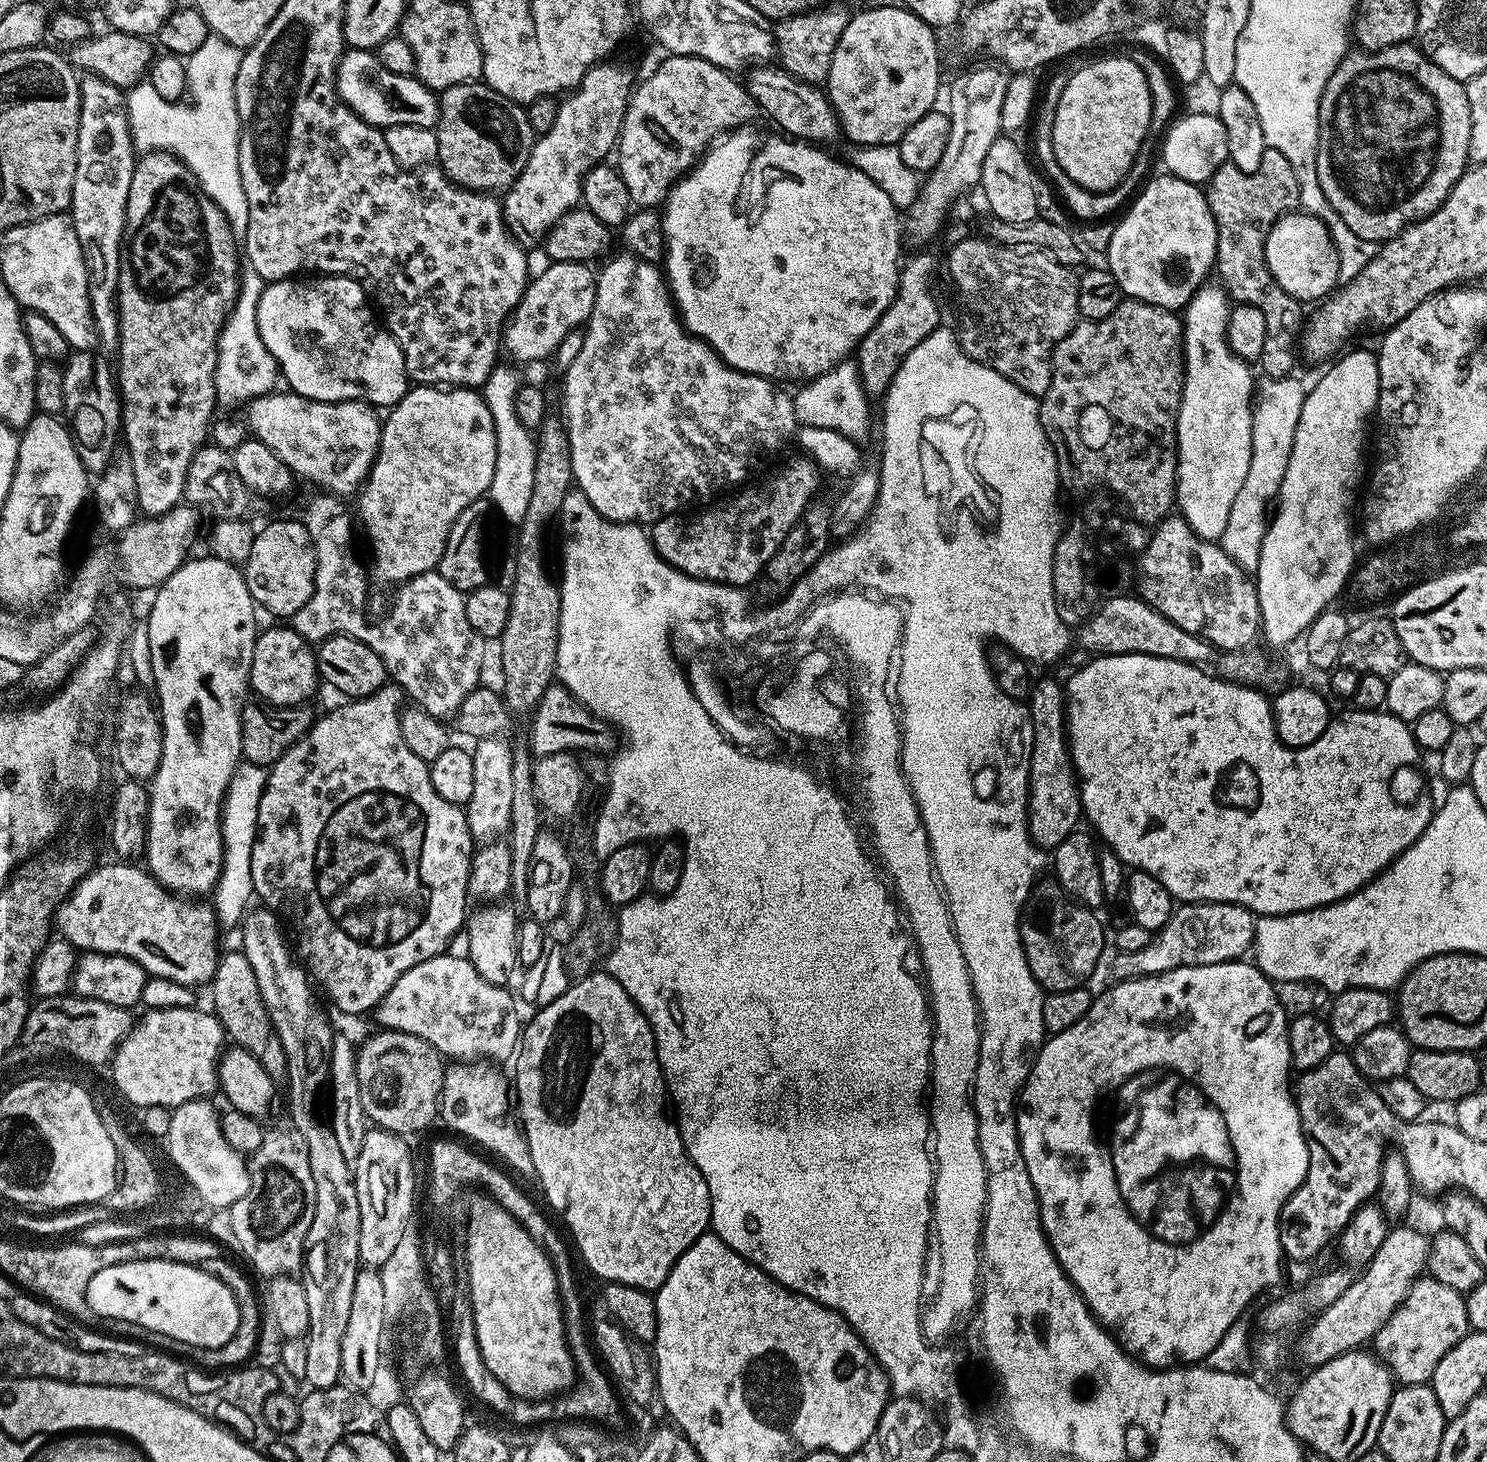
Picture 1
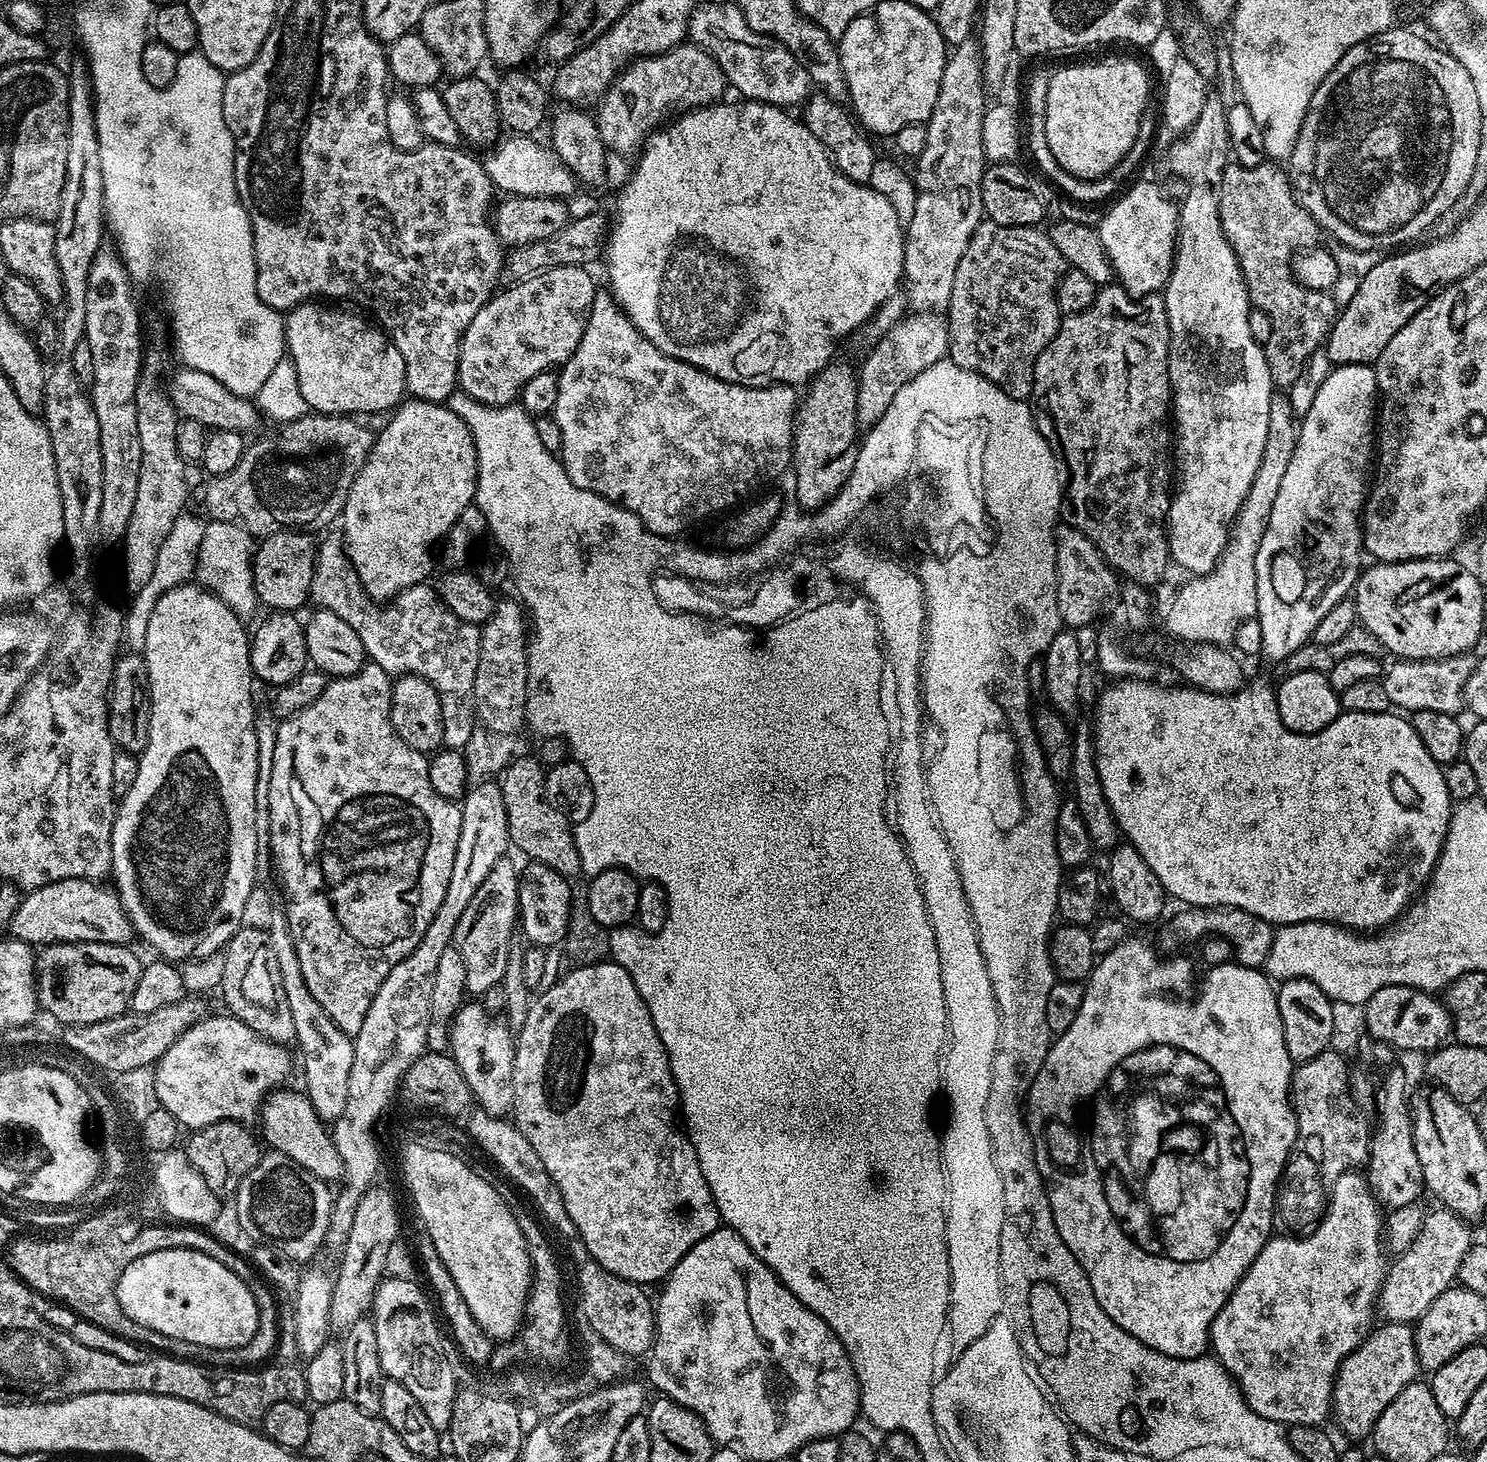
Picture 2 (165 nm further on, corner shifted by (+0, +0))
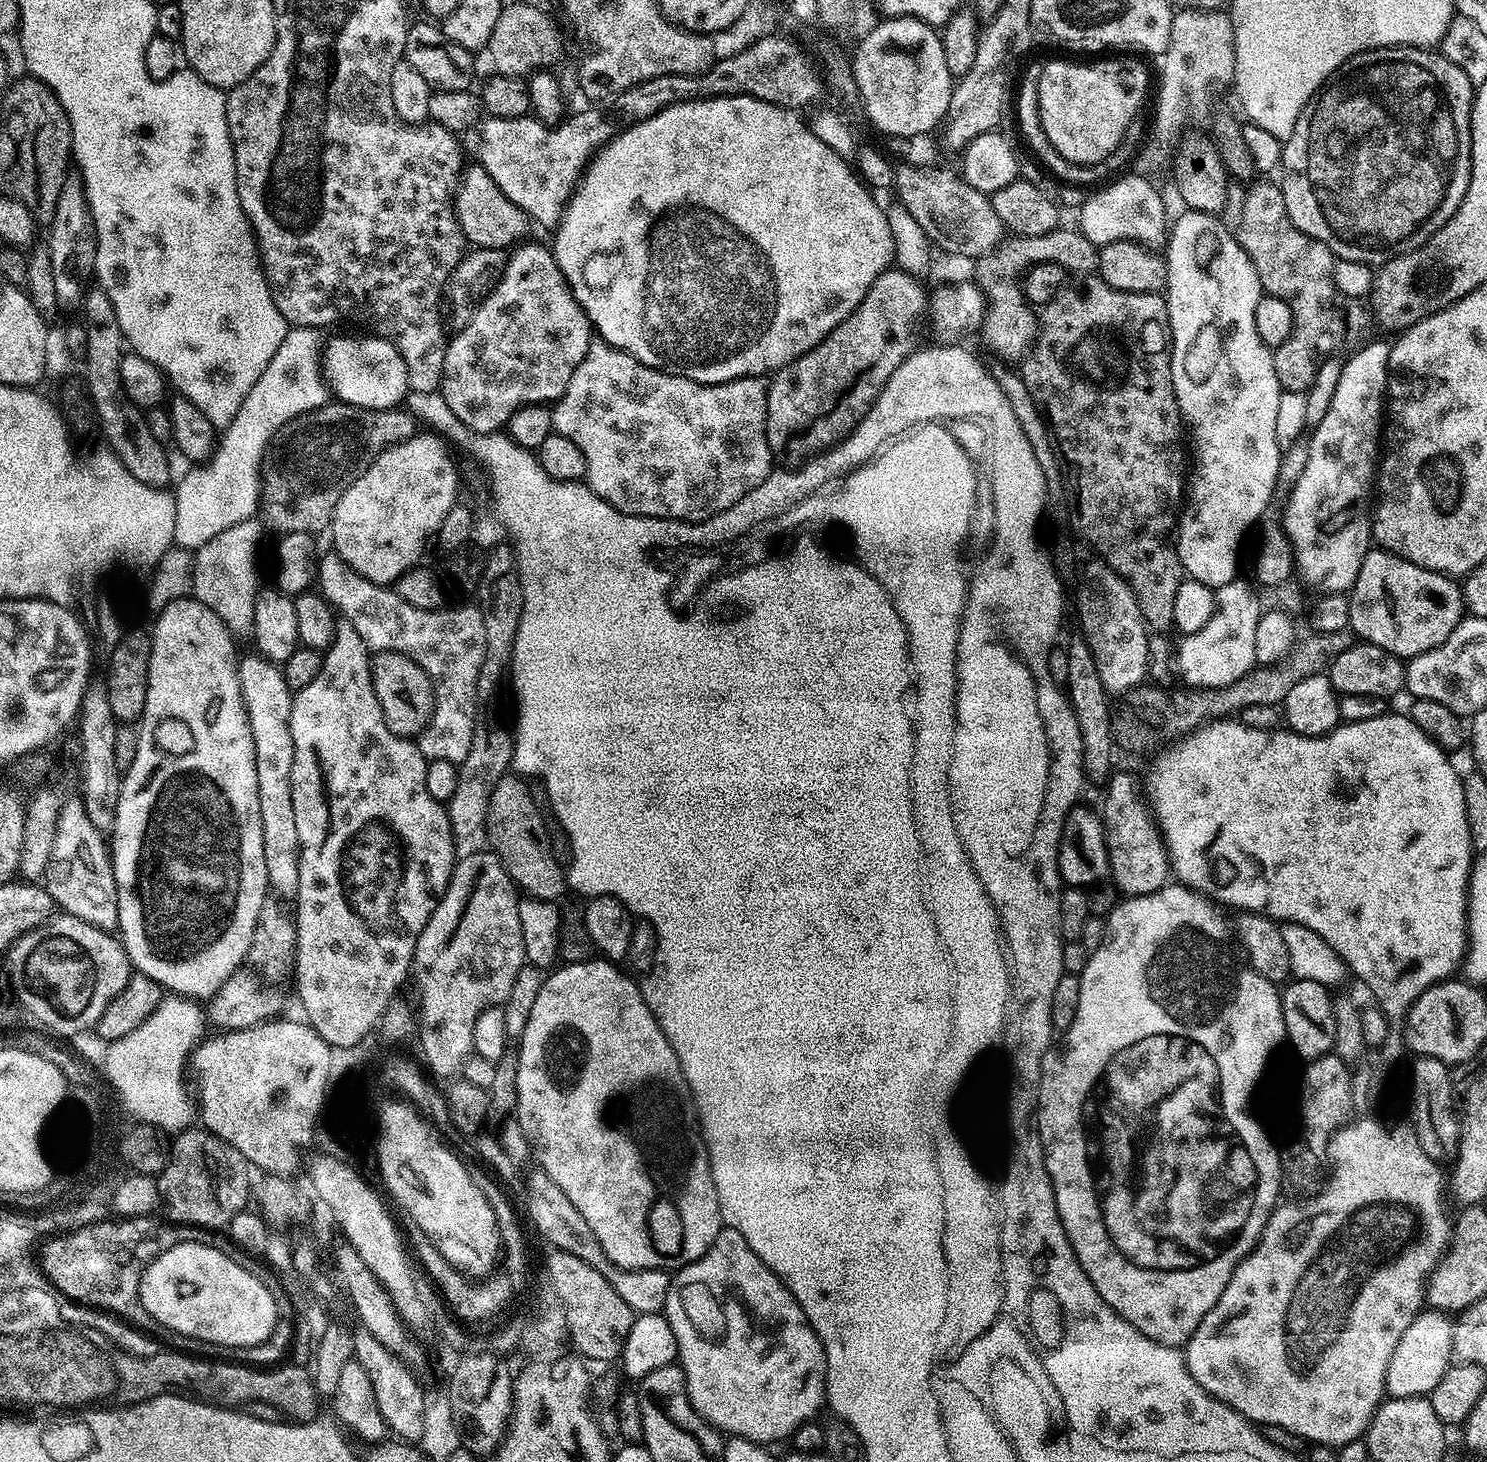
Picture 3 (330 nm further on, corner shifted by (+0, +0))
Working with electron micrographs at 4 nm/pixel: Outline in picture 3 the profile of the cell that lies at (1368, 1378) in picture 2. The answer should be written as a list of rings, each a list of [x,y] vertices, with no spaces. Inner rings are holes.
[[[1424,1310],[1406,1326],[1406,1334],[1394,1346],[1394,1354],[1388,1363],[1386,1392],[1392,1398],[1428,1396],[1442,1382],[1442,1374],[1454,1360],[1452,1346],[1453,1321],[1439,1310]]]

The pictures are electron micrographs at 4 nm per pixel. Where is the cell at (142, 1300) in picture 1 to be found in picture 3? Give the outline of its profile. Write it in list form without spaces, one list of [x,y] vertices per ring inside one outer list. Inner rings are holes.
[[[182,1242],[170,1246],[158,1258],[149,1262],[140,1279],[140,1305],[150,1313],[163,1328],[169,1328],[179,1336],[193,1340],[205,1340],[211,1344],[221,1344],[231,1348],[249,1348],[272,1337],[276,1328],[276,1299],[250,1274],[242,1270],[238,1262],[230,1262],[222,1250],[214,1250],[210,1244]]]

